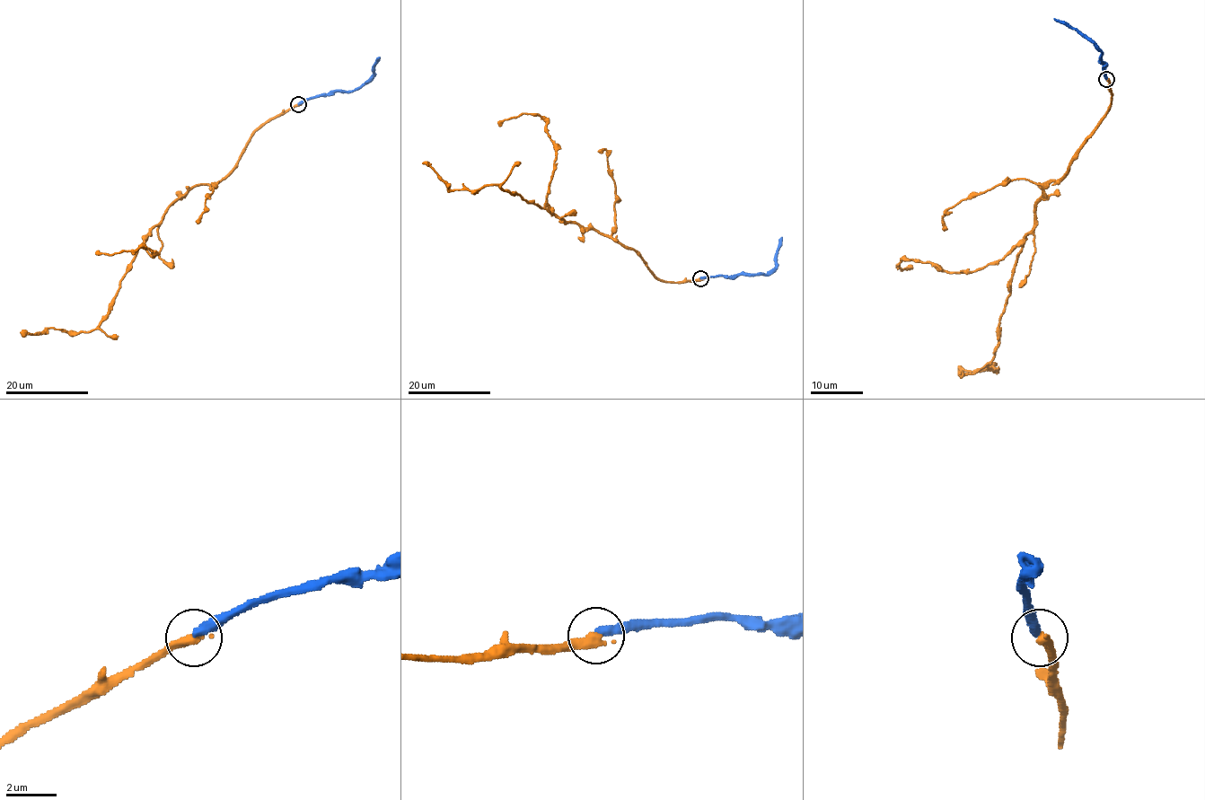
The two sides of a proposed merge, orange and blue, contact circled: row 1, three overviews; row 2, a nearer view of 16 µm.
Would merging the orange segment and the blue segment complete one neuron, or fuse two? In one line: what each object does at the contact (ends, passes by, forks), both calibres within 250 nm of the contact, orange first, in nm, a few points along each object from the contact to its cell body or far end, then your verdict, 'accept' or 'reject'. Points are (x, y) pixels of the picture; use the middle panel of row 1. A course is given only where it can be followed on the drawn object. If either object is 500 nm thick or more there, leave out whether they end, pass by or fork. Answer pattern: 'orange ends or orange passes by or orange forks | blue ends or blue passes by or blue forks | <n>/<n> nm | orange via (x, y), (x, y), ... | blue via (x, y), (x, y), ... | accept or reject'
orange ends | blue ends | 400/360 nm | orange via (699, 278), (661, 281), (633, 250), (593, 229), (565, 223), (497, 185), (450, 189), (423, 162) | blue via (699, 278), (733, 276), (739, 274), (768, 275), (776, 267), (776, 254), (782, 237) | reject

